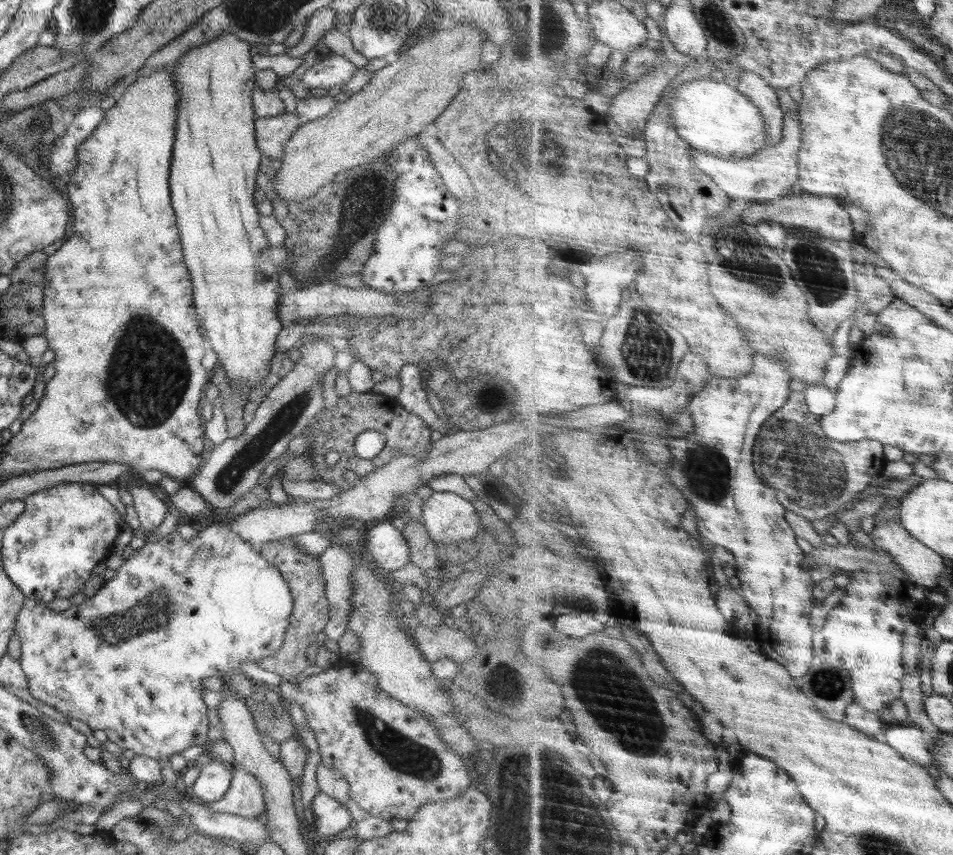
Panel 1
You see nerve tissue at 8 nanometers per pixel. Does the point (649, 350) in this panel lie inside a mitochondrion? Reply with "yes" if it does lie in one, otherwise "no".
yes

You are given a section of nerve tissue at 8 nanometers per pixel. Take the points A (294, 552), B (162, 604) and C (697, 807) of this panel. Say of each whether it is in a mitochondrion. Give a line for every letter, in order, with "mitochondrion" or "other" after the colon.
A: other
B: mitochondrion
C: other

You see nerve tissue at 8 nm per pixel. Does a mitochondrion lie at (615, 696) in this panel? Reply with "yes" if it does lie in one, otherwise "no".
yes

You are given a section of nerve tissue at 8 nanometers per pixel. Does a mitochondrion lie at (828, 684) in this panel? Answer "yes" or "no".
yes

